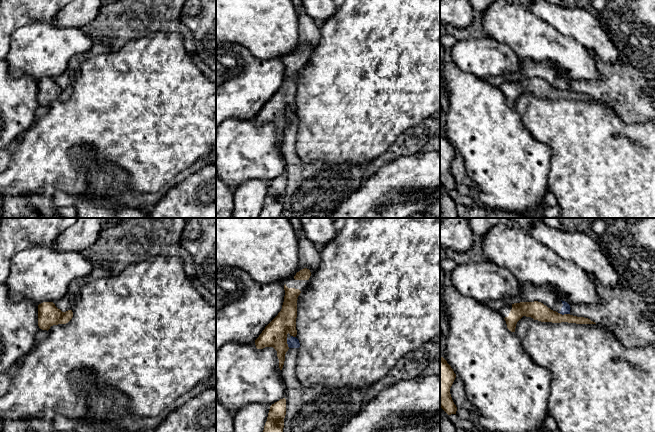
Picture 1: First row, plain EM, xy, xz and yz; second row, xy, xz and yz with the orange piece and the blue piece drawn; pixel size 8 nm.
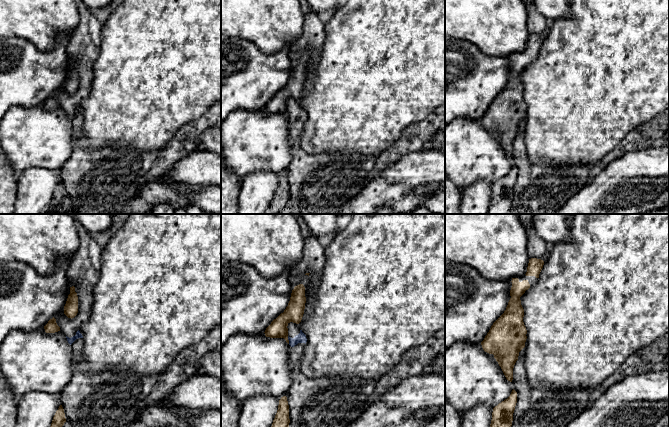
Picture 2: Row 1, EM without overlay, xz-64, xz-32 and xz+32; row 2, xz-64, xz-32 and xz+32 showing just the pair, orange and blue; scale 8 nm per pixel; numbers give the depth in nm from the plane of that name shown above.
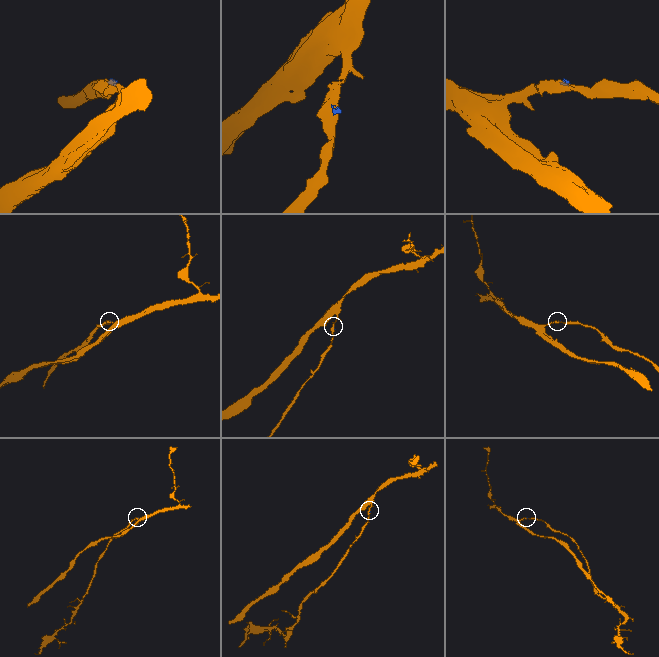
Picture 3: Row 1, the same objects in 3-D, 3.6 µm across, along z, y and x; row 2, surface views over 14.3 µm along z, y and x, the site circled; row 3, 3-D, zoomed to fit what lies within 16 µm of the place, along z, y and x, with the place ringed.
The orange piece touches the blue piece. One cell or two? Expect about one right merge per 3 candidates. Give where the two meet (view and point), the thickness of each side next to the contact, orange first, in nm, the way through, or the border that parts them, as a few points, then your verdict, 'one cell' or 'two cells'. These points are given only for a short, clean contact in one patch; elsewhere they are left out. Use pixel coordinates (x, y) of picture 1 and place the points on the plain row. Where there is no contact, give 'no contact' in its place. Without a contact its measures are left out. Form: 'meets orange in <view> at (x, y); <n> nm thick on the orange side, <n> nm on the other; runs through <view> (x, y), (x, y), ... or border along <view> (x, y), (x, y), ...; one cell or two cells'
meets orange in yz at (564, 90); 140 nm thick on the orange side, 70 nm on the other; border along yz (557, 88), (569, 90); two cells

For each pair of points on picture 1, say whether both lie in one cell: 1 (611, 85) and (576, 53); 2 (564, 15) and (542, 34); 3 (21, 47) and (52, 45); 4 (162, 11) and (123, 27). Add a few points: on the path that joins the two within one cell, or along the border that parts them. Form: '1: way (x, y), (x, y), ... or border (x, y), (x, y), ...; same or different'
1: border (590, 55), (601, 76), (598, 82); different
2: border (532, 12), (562, 34), (572, 37); different
3: way (29, 47), (44, 47); same
4: way (152, 11), (139, 11), (133, 17); same

